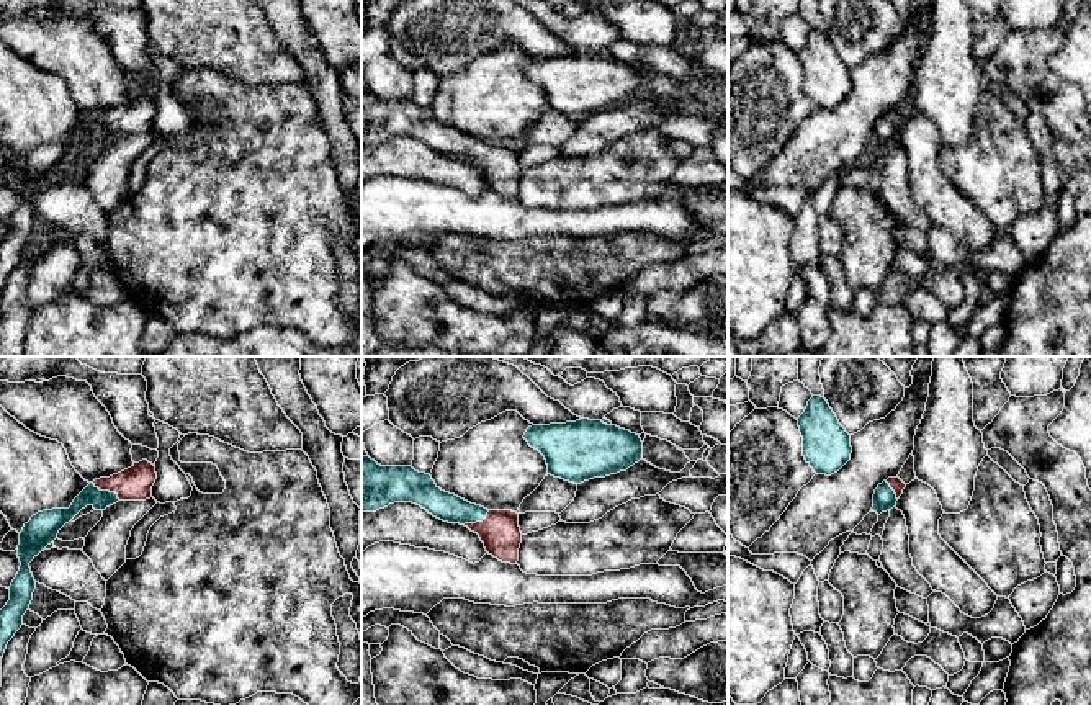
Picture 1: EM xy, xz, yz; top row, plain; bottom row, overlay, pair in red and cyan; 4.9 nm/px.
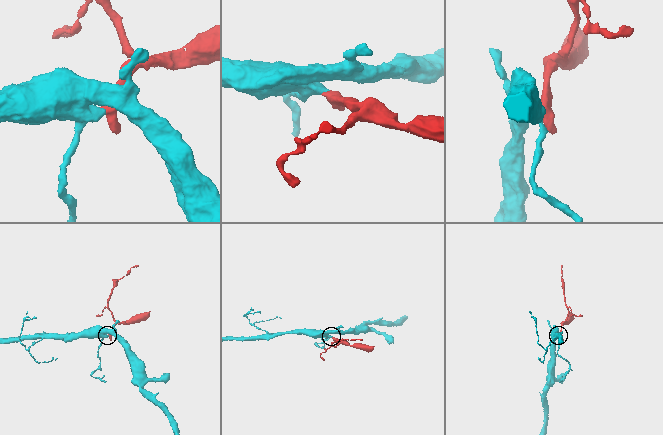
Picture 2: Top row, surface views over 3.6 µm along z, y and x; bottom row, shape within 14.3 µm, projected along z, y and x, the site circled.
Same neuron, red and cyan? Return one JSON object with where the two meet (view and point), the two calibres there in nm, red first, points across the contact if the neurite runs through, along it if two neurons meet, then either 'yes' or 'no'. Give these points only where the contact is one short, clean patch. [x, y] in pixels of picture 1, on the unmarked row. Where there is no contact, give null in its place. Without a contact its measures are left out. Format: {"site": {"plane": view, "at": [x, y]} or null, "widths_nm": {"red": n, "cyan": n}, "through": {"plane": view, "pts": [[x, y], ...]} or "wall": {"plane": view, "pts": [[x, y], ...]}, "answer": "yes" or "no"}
{"site": {"plane": "xy", "at": [107, 123]}, "widths_nm": {"red": 160, "cyan": 100}, "through": {"plane": "xy", "pts": [[134, 116], [107, 123], [90, 130]]}, "answer": "yes"}

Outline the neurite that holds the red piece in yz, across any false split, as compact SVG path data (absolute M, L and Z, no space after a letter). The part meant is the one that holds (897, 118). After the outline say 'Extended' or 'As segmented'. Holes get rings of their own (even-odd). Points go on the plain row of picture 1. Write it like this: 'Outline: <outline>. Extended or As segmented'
Outline: M898 110L888 111L882 118L878 118L873 128L872 144L877 146L878 149L882 146L891 144L896 139L900 129L903 128L905 121L906 118Z. Extended

